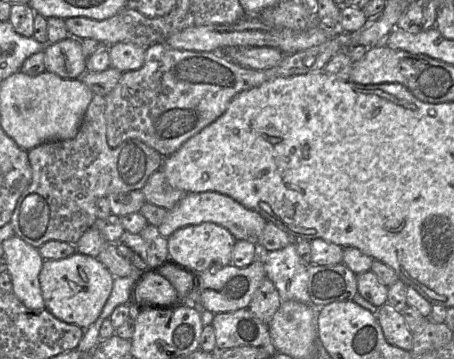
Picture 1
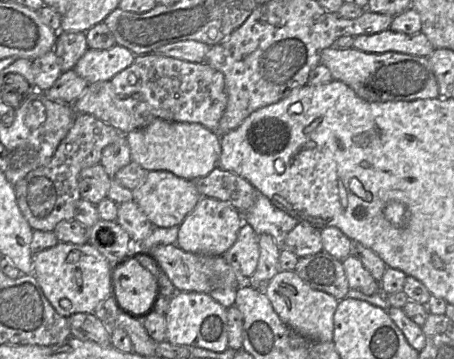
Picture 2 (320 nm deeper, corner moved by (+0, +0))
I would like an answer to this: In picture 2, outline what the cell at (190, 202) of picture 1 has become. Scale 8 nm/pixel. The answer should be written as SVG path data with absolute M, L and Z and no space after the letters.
M148 171L145 180L132 190L133 201L154 227L169 228L180 225L194 209L202 195L190 180L182 179L168 171Z

